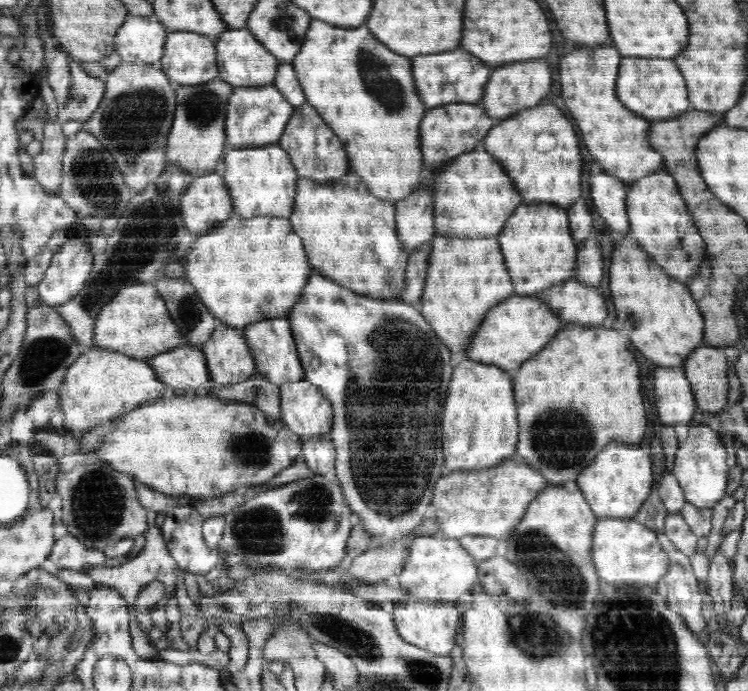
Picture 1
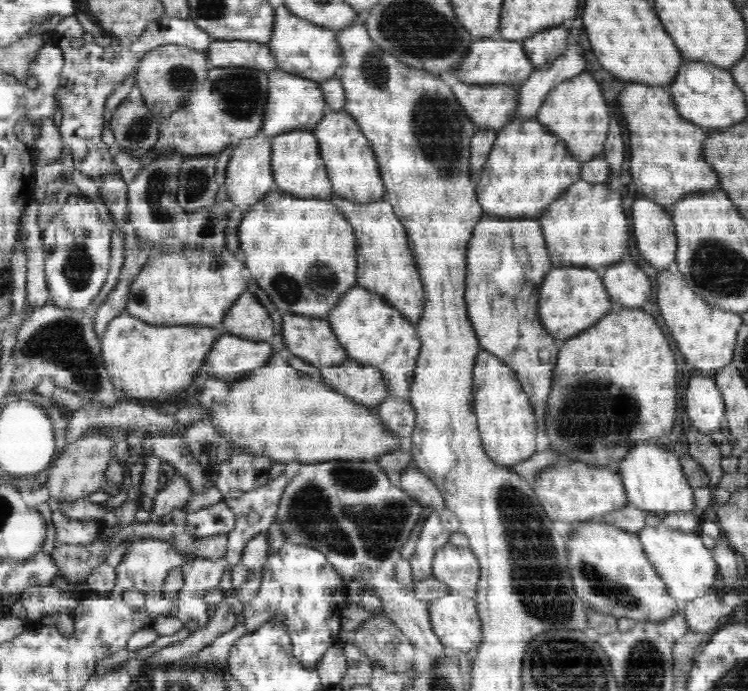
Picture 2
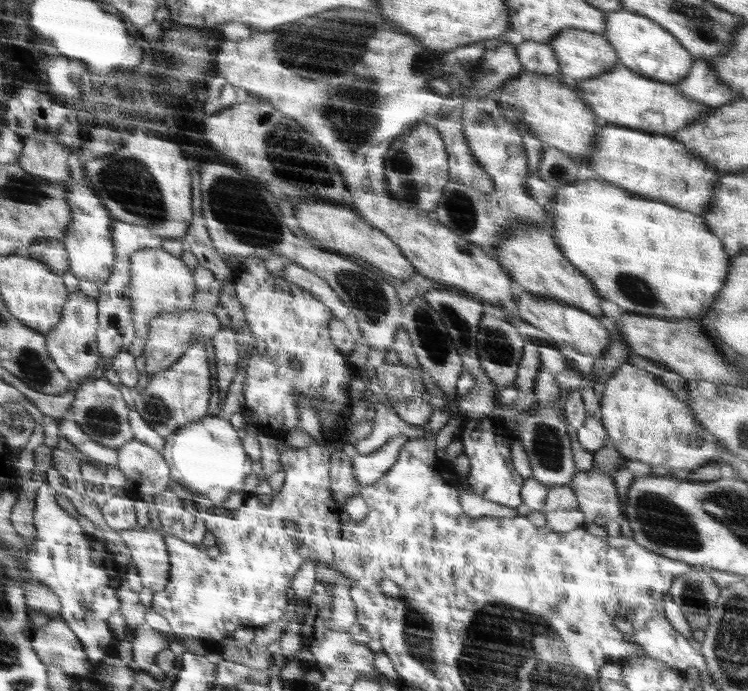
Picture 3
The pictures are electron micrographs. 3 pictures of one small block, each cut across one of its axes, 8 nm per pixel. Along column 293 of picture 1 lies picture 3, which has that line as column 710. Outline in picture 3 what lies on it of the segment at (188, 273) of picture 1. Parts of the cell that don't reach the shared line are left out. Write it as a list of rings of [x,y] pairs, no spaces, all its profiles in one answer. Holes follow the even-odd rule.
[[[588,176],[556,188],[555,200],[548,204],[548,210],[551,210],[551,234],[557,248],[596,285],[602,298],[615,302],[626,313],[698,319],[716,302],[718,292],[726,284],[732,256],[726,253],[722,238],[716,237],[702,216],[693,212],[669,206],[658,199],[642,198]]]

